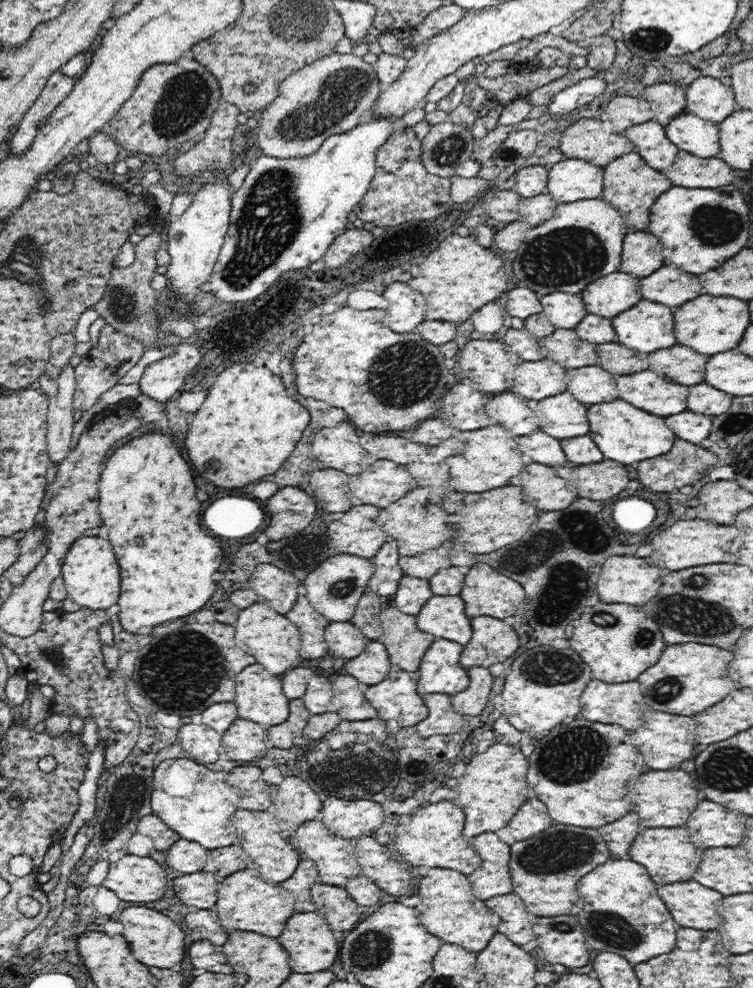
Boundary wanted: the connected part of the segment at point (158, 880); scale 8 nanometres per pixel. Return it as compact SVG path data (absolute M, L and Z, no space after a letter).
M126 854L109 864L103 885L126 902L156 902L166 892L169 871L151 857Z

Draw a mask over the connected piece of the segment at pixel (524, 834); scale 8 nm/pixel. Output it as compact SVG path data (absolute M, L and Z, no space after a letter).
M536 797L529 798L510 819L509 827L515 842L529 839L552 826L544 803Z

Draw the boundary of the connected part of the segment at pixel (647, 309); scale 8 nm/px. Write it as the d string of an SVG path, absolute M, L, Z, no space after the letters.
M640 300L611 319L618 338L616 342L629 349L648 354L676 344L674 314L664 304Z

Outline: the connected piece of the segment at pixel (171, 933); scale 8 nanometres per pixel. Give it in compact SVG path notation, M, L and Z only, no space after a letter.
M130 906L120 914L120 924L124 926L124 938L130 944L132 956L141 964L148 968L172 968L179 966L186 956L186 946L184 946L184 932L176 923L172 922L168 916L154 912L150 908L140 908L140 906Z

